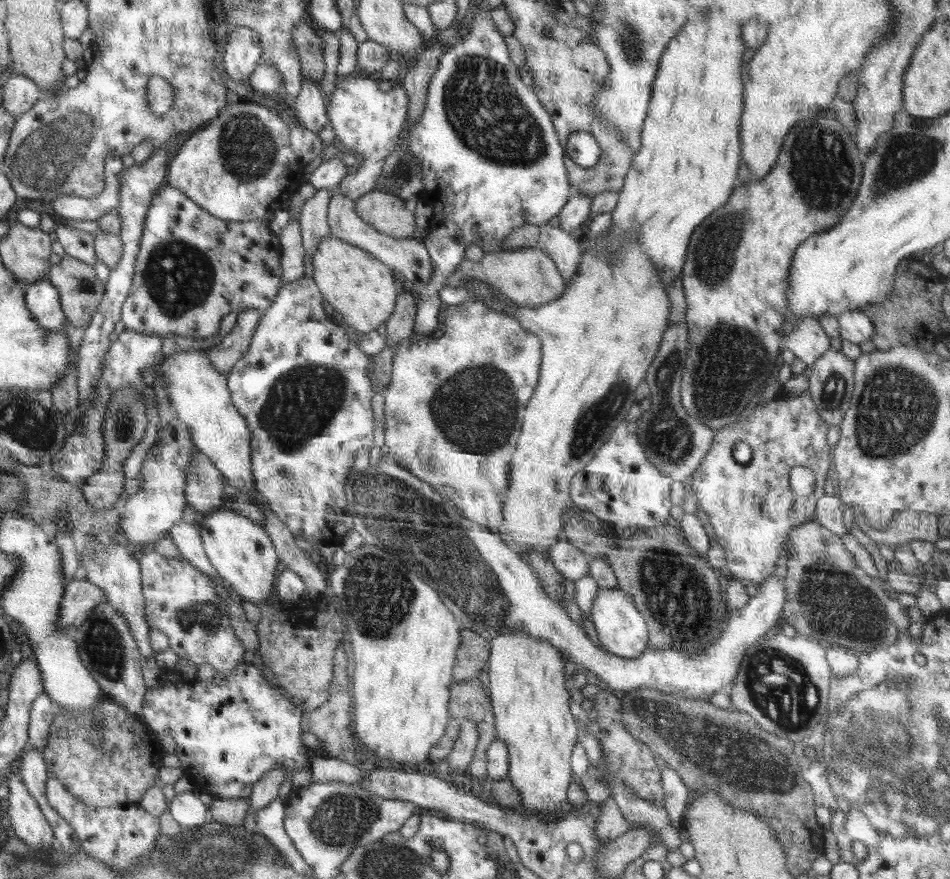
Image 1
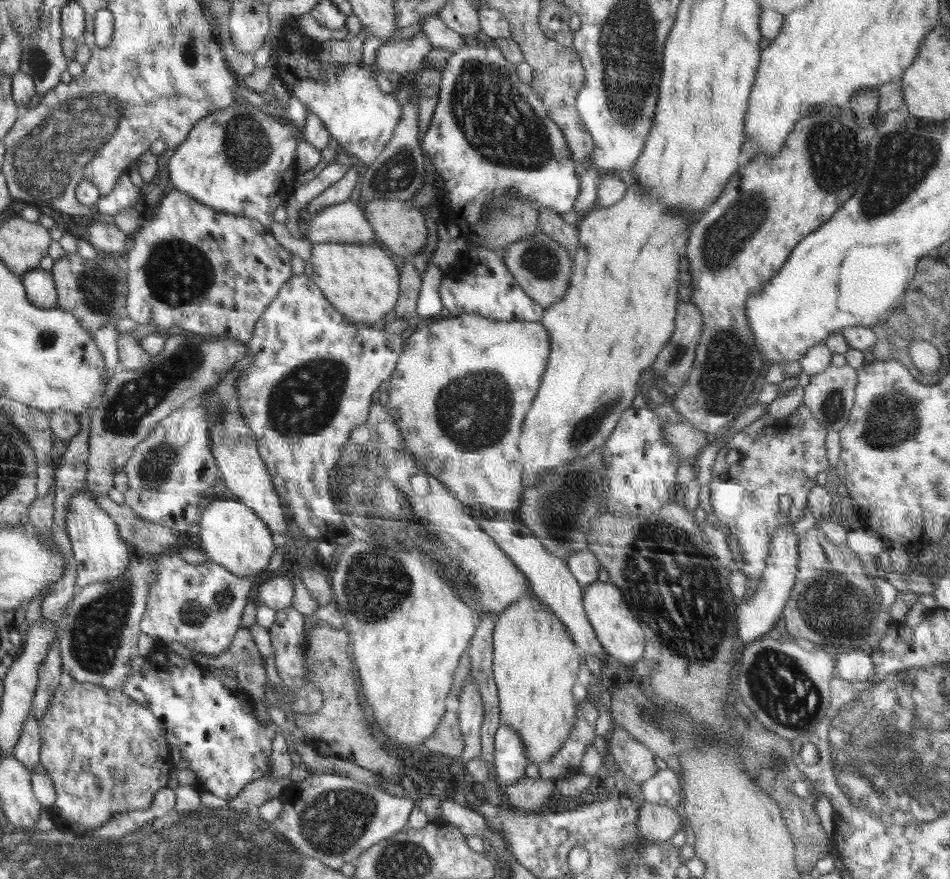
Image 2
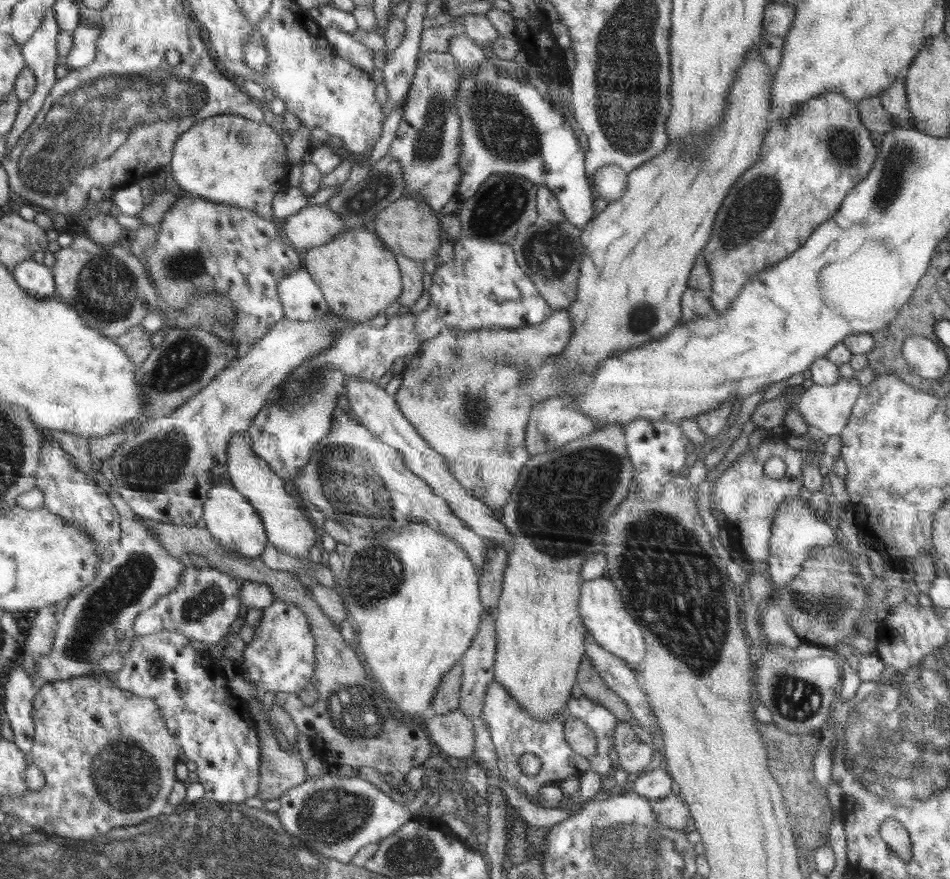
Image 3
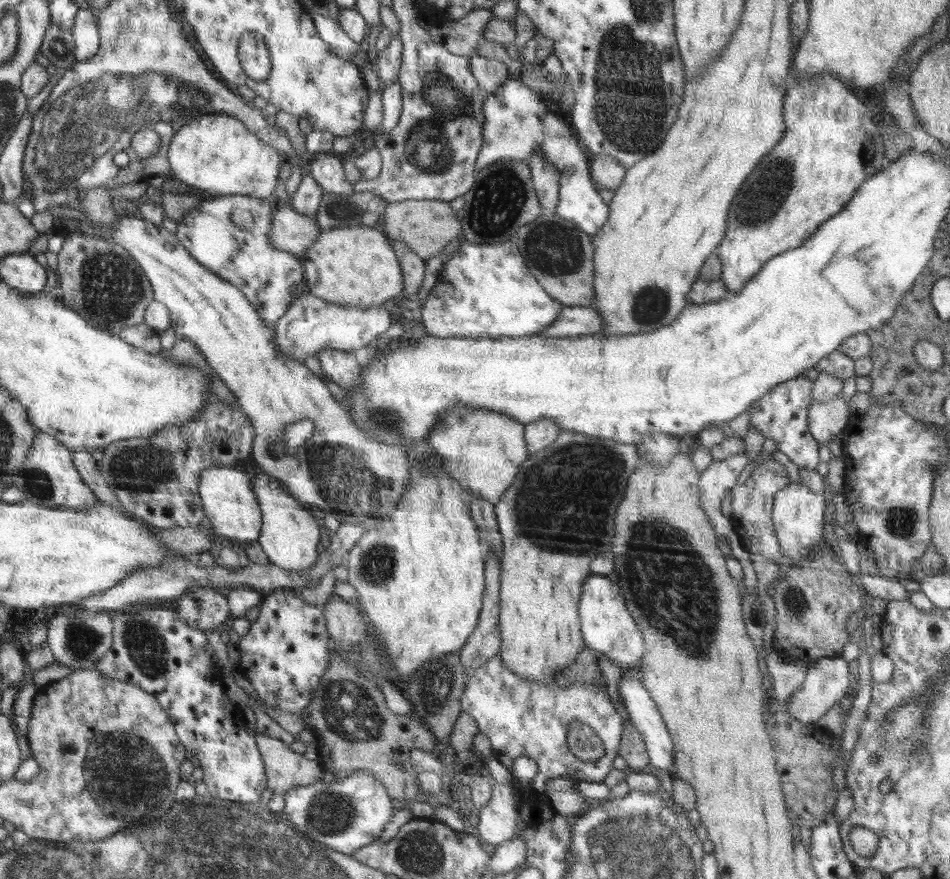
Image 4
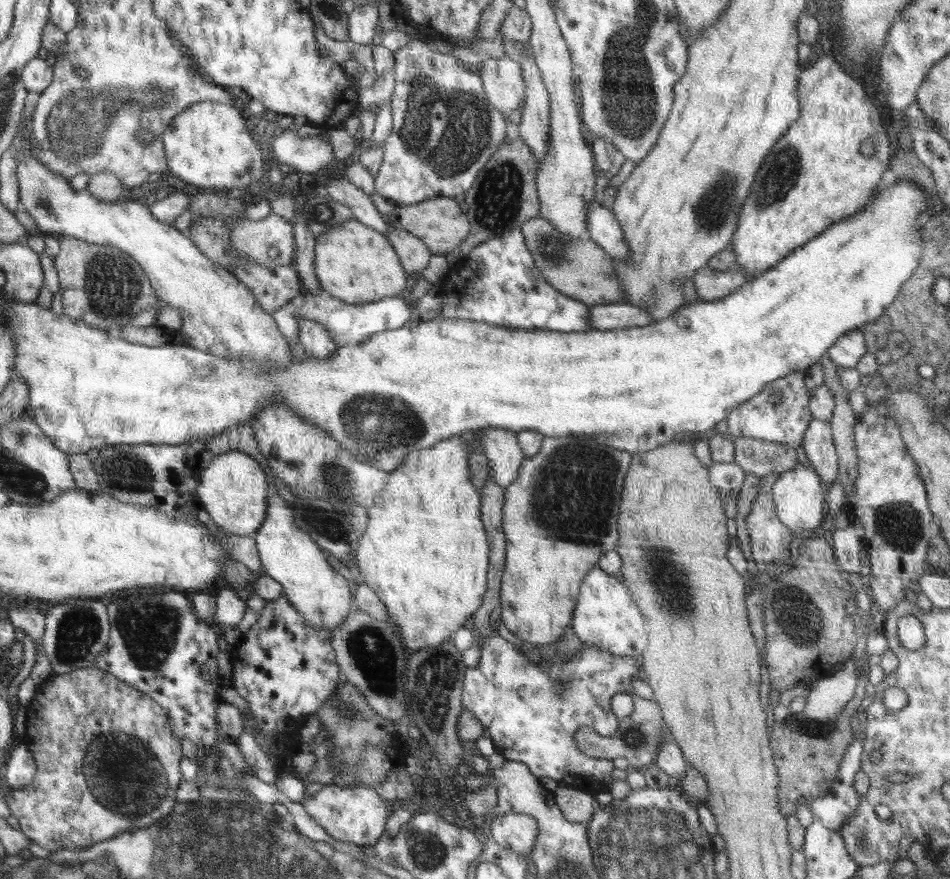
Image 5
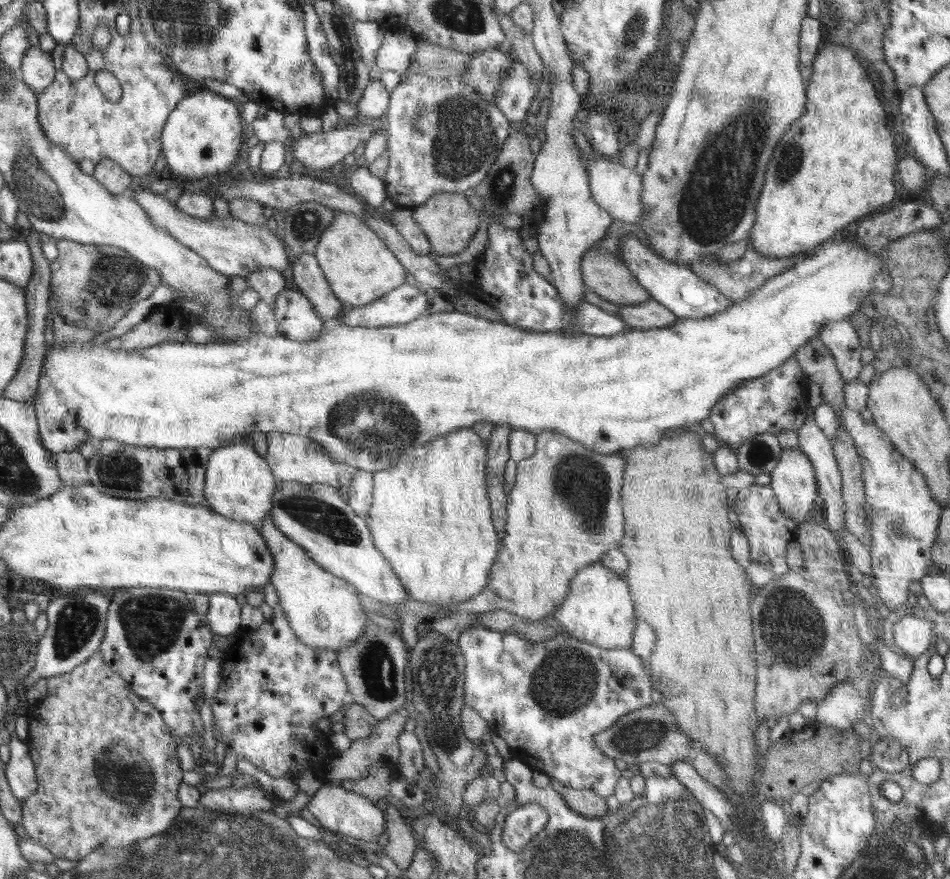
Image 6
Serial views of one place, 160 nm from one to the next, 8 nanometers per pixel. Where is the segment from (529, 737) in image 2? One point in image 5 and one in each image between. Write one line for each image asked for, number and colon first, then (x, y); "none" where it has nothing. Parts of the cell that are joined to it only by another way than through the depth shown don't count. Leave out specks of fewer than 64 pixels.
3: (557, 512)
4: (557, 516)
5: (560, 515)

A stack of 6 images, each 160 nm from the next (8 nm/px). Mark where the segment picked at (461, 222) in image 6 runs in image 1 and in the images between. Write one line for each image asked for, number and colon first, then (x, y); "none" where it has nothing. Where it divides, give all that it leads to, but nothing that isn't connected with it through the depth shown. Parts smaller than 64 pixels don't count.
1: (385, 212)
2: (397, 225)
3: (408, 226)
4: (426, 227)
5: (438, 221)

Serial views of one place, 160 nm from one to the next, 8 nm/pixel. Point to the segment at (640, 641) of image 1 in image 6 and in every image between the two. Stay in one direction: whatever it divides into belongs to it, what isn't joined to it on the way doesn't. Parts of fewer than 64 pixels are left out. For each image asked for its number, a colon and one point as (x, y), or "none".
2: (620, 633)
3: (603, 613)
4: (607, 626)
5: (606, 616)
6: (599, 609)

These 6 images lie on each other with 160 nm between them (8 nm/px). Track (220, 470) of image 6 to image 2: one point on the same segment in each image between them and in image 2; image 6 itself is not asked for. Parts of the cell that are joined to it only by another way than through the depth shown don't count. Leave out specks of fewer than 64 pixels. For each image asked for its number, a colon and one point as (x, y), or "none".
2: (232, 535)
3: (231, 520)
4: (231, 506)
5: (233, 490)

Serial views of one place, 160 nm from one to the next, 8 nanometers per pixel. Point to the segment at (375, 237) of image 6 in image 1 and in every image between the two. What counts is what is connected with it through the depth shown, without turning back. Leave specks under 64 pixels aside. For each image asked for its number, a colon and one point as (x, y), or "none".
1: (358, 285)
2: (361, 281)
3: (359, 278)
4: (354, 265)
5: (354, 263)

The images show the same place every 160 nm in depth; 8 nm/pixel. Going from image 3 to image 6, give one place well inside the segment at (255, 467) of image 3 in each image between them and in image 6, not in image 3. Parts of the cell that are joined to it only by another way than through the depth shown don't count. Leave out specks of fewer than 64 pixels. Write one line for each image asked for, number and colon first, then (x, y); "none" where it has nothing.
4: (289, 538)
5: (289, 555)
6: (323, 610)

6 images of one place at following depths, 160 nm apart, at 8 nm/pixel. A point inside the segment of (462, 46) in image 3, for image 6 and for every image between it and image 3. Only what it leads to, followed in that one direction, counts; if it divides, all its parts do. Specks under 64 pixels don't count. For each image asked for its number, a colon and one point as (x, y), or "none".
4: (491, 75)
5: (502, 79)
6: (516, 93)

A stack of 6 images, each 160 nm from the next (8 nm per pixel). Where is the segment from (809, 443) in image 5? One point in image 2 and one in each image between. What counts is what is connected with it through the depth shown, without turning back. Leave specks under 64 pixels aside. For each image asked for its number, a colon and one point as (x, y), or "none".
2: (830, 395)
3: (828, 407)
4: (827, 420)

